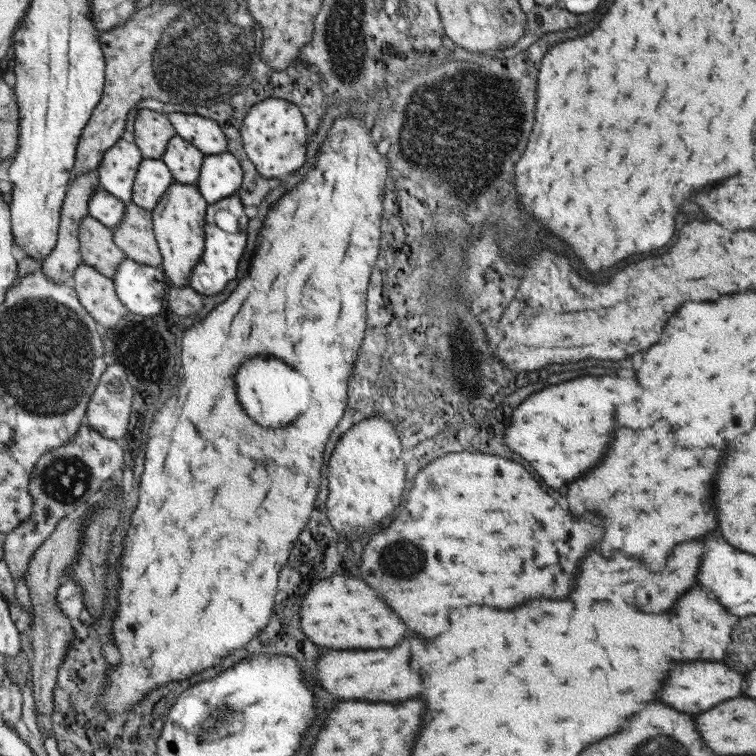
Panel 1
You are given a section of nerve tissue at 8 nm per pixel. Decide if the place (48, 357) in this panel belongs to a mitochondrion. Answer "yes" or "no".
yes

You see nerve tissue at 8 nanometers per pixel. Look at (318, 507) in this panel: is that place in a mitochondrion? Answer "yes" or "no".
no

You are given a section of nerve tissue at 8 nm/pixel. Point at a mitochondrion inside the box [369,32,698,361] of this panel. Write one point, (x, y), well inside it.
(472, 154)

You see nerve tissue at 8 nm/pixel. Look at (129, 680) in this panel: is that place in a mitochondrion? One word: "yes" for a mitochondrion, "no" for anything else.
no

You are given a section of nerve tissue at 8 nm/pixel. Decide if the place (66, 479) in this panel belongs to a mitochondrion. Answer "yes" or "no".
yes

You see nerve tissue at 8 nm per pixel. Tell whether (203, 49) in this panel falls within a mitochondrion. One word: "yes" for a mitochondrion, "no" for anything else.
yes

